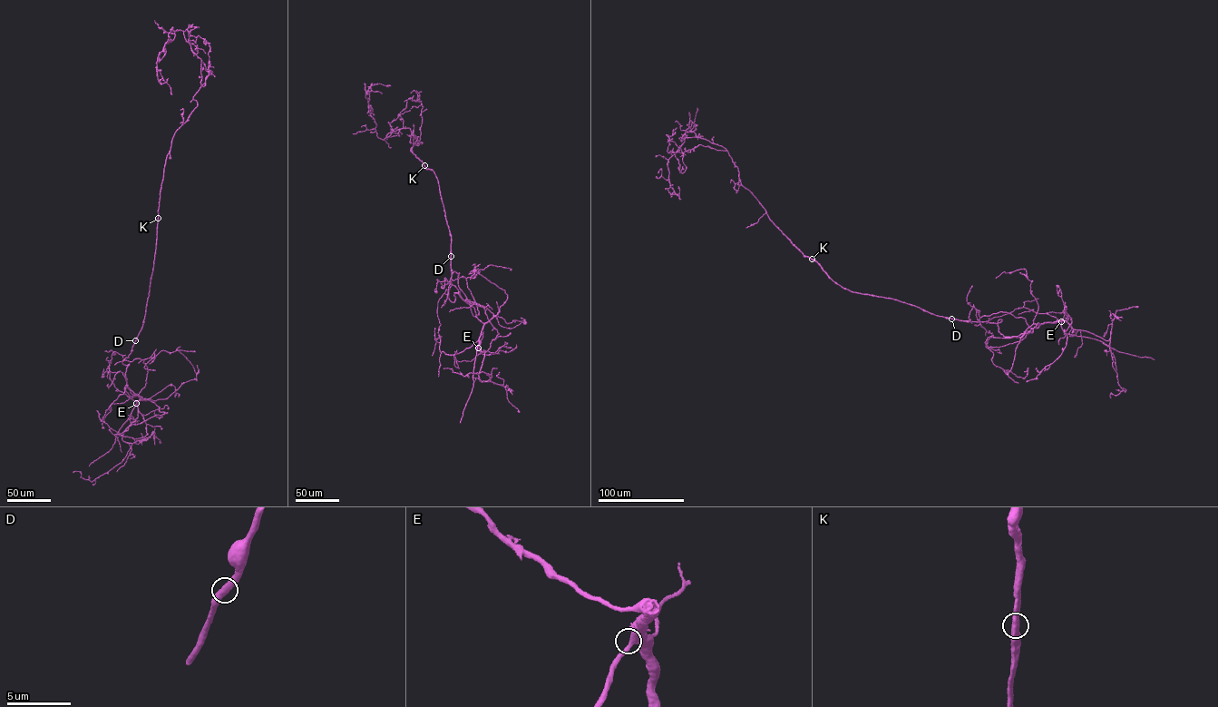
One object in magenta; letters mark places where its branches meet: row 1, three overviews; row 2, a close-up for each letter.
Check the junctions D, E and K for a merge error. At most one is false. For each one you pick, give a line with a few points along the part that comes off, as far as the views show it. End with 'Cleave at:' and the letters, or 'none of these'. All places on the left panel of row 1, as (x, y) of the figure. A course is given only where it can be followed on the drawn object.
Cleave at: none of these

